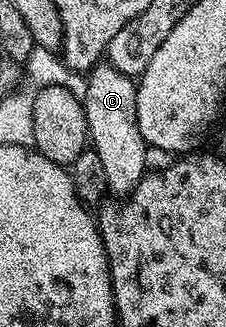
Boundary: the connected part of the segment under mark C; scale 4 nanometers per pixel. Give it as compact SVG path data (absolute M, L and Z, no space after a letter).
M108 62L95 64L86 76L84 105L88 144L100 154L108 189L118 198L129 197L148 171L144 162L147 145L136 122L137 93L137 83L131 77L120 74L120 70L116 70Z

